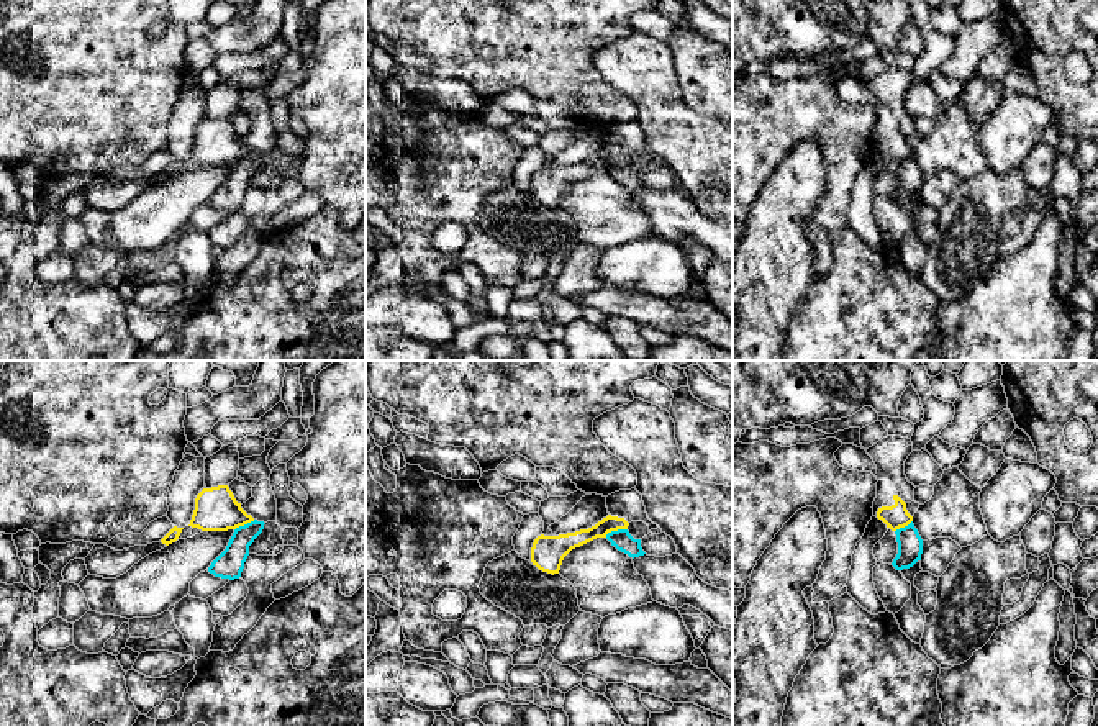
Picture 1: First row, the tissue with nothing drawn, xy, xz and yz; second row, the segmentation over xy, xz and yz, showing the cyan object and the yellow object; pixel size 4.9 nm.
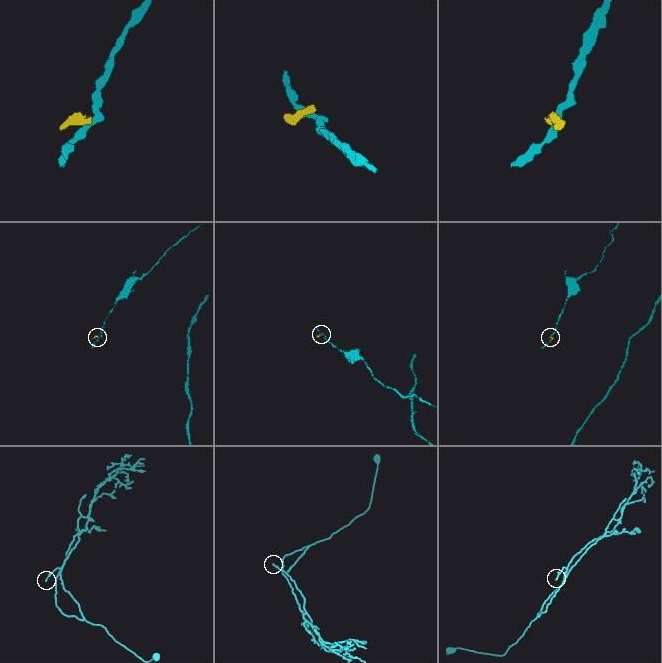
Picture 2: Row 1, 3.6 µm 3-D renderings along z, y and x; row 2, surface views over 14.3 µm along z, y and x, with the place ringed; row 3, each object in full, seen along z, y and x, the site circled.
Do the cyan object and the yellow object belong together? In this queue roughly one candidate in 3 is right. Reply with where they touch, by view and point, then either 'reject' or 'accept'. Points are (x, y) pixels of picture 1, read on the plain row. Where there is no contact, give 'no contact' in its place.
xz (615, 164) | reject

